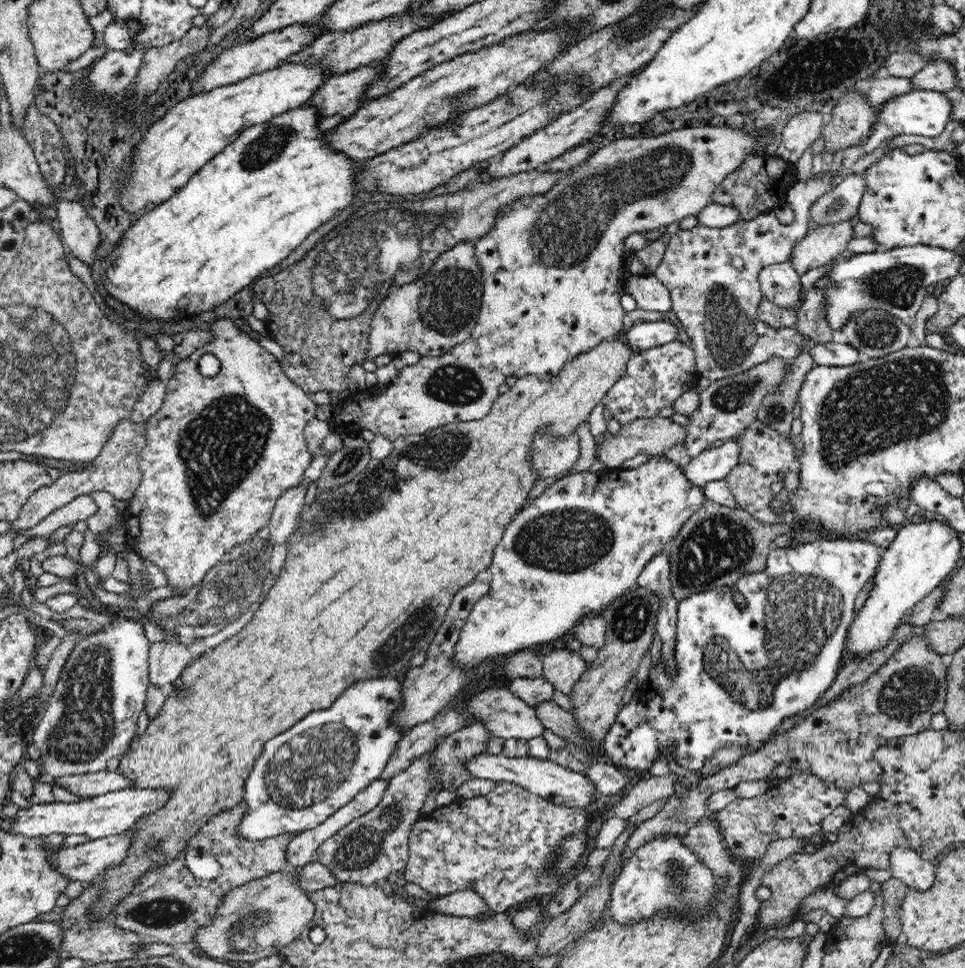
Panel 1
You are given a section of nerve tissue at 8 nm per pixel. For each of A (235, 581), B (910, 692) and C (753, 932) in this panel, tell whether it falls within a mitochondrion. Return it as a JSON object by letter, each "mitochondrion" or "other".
{"A":"mitochondrion","B":"mitochondrion","C":"other"}

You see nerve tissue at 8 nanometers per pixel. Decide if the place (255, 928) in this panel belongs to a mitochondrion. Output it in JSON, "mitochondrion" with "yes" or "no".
{"mitochondrion":"yes"}

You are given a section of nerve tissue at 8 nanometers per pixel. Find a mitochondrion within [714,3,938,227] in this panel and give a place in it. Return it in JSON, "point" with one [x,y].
{"point":[854,60]}

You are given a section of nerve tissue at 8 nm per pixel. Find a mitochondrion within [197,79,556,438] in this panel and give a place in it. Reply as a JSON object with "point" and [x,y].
{"point":[357,260]}

